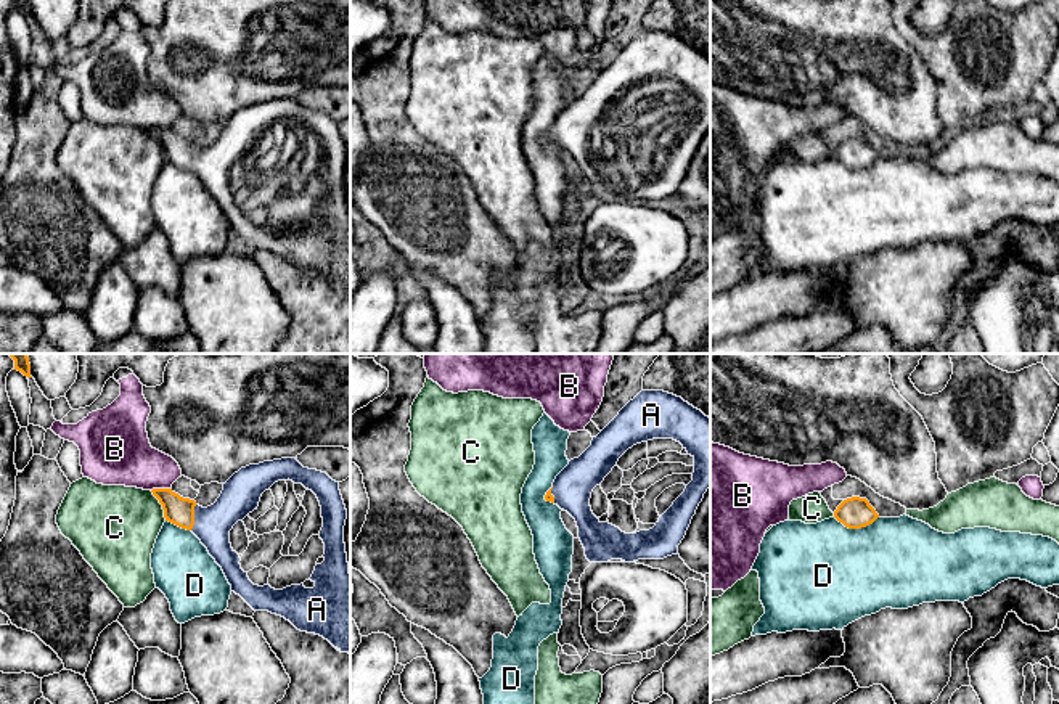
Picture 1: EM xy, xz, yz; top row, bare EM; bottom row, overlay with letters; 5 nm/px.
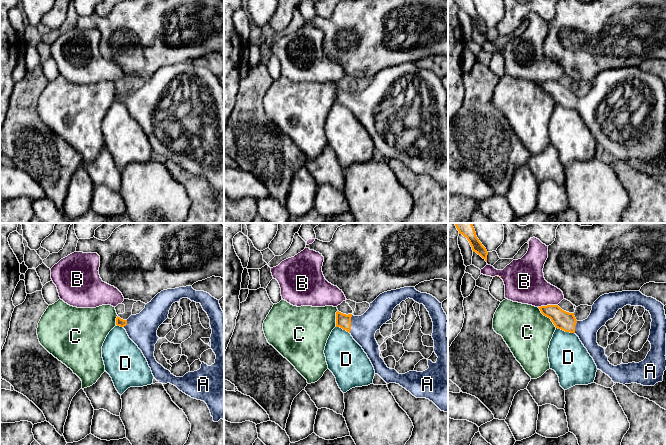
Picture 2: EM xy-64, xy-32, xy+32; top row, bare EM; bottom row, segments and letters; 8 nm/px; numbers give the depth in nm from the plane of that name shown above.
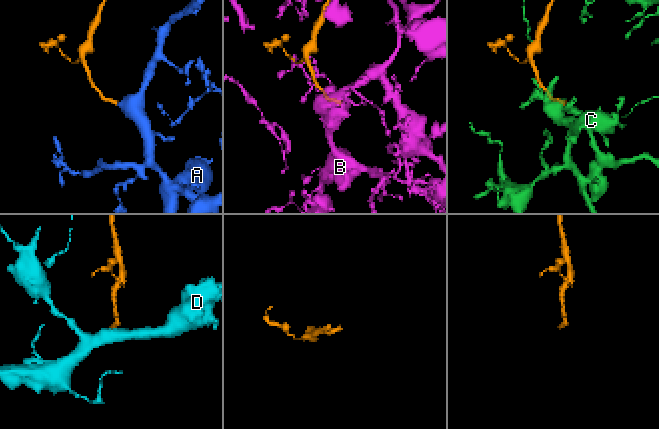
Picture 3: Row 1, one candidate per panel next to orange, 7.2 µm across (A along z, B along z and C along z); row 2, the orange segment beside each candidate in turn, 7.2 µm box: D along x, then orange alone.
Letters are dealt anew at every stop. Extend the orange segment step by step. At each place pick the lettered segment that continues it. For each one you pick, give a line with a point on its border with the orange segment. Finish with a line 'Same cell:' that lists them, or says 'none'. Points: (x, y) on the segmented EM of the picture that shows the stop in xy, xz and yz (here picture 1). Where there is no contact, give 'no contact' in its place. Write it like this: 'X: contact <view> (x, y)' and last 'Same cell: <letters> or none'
A: contact xy (193, 518)
Same cell: A

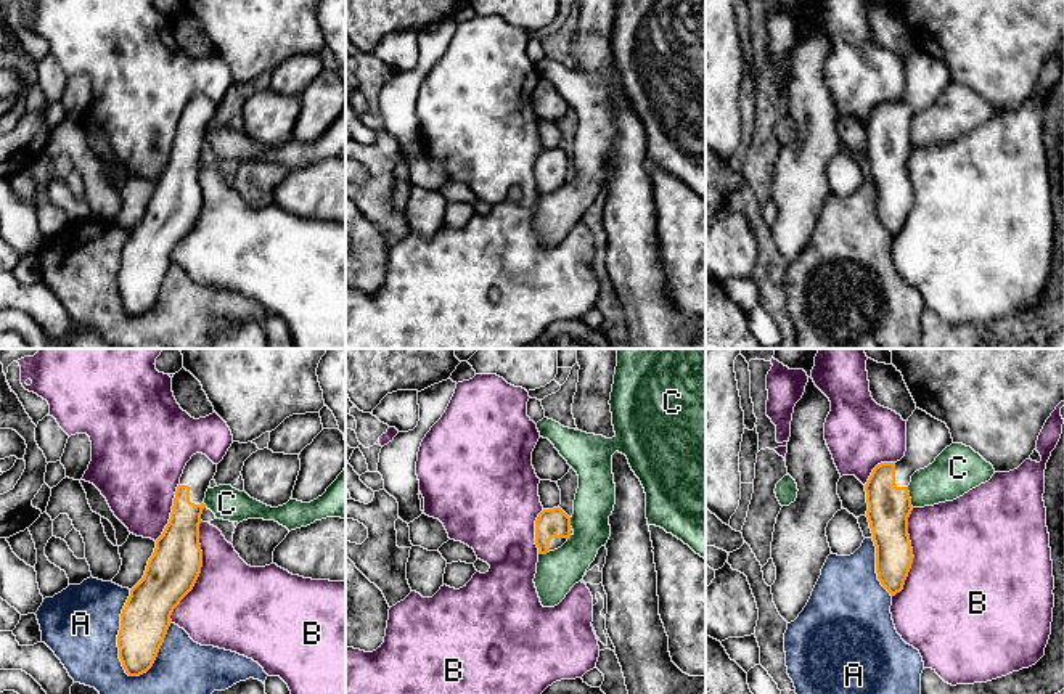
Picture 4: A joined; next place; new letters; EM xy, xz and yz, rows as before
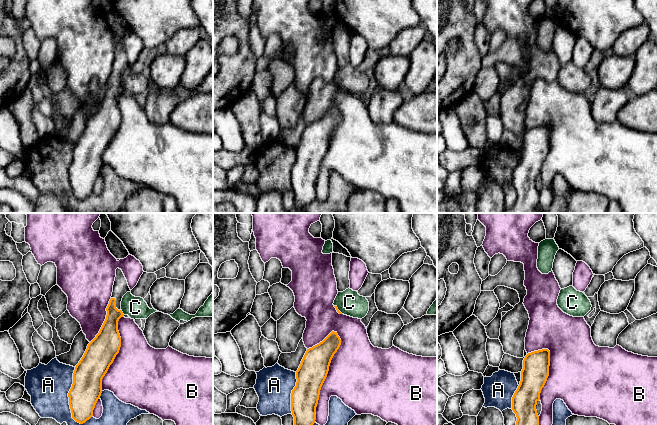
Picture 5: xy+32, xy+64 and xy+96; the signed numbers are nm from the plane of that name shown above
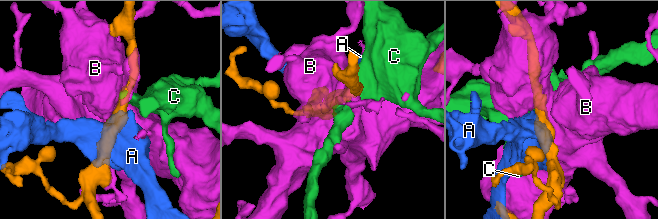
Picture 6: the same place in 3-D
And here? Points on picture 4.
Same cell: none

